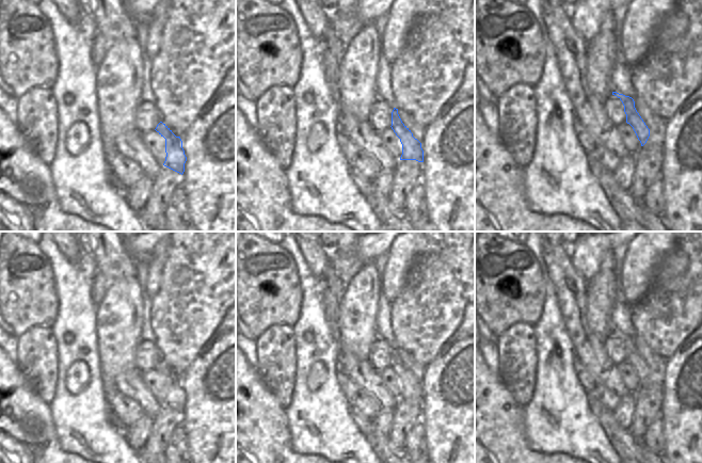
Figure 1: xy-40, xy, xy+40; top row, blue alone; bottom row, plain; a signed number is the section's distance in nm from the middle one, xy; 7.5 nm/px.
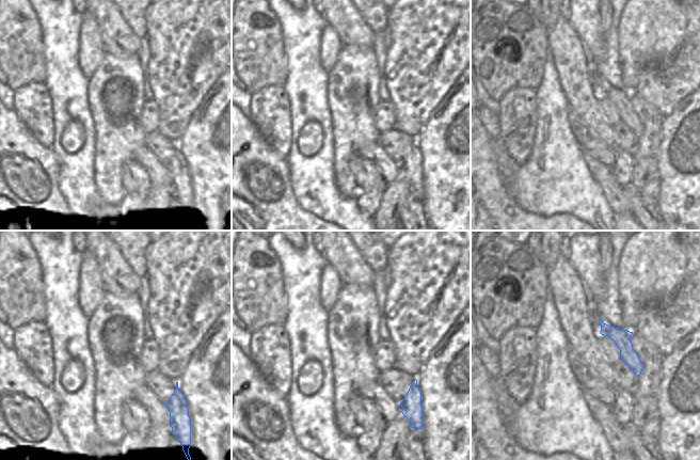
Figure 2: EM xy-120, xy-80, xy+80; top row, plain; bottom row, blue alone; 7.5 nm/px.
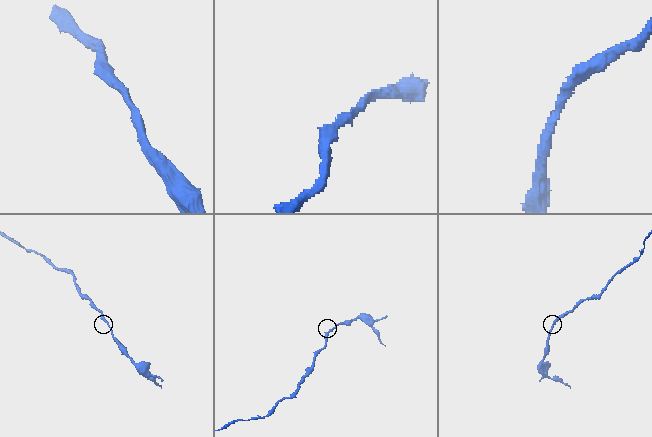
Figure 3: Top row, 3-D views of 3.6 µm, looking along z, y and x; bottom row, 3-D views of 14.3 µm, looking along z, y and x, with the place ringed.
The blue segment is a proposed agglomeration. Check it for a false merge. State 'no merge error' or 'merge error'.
no merge error

